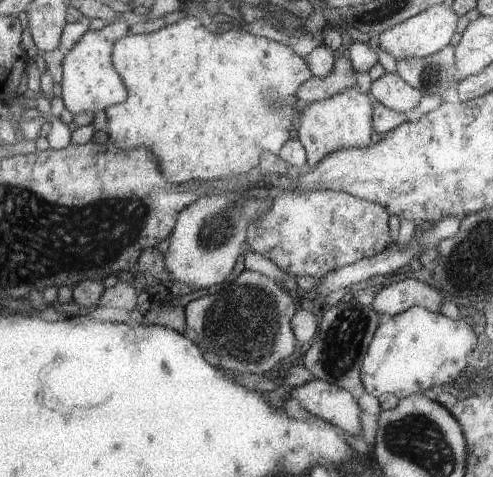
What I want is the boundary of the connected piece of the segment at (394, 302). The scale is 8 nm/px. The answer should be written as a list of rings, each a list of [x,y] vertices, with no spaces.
[[[405,278],[399,282],[387,284],[387,286],[380,288],[367,306],[371,307],[382,319],[399,315],[405,309],[412,306],[418,306],[422,309],[427,309],[429,312],[437,313],[439,312],[439,305],[444,301],[439,296],[441,296],[439,291],[428,284],[415,279]]]

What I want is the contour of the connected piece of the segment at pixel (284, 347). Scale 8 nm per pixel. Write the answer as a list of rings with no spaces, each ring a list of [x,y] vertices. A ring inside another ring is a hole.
[[[243,269],[224,288],[220,287],[215,293],[210,291],[208,295],[189,301],[185,306],[184,319],[187,322],[186,328],[189,328],[189,332],[193,332],[191,336],[197,338],[195,344],[219,356],[221,368],[239,374],[249,372],[249,374],[262,375],[277,362],[289,358],[289,355],[295,352],[295,347],[299,345],[291,329],[291,320],[297,309],[301,308],[301,301],[299,292],[288,291],[281,280],[261,275],[261,272]]]

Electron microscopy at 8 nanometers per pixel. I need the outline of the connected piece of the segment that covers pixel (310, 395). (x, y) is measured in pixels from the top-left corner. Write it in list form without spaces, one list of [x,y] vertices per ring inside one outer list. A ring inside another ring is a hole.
[[[312,378],[290,389],[289,395],[291,404],[307,410],[307,414],[315,415],[343,433],[359,434],[359,406],[347,390]]]

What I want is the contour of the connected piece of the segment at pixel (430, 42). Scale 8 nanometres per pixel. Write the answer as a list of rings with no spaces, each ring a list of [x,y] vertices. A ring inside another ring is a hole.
[[[441,3],[434,4],[380,32],[377,50],[385,50],[395,61],[403,60],[405,57],[423,58],[447,45],[451,40],[451,34],[455,32],[455,24],[457,24],[457,16],[451,8]]]

